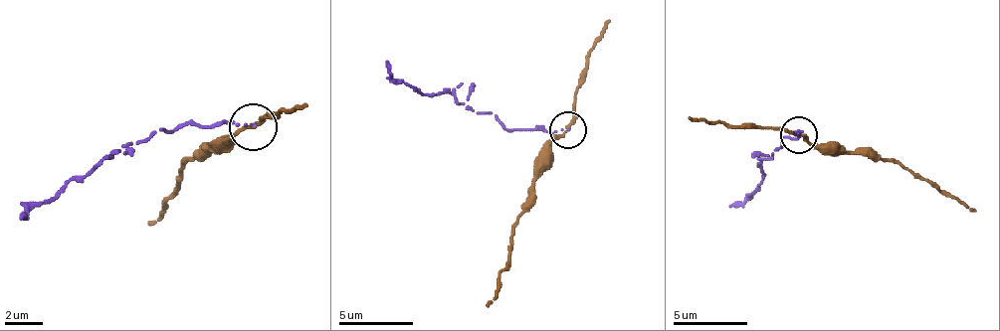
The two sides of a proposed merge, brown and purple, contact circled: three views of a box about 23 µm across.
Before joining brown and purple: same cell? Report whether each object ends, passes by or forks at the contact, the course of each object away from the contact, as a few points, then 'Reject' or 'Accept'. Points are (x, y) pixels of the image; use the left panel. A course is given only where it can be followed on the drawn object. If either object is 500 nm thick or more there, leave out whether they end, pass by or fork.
At the ring brown passes by. At the ring purple ends. Course of brown: (254, 128), (225, 137), (187, 156), (178, 185), (164, 199), (164, 213), (149, 223). Course of purple: (254, 123), (159, 128), (98, 161), (31, 204), (22, 218). Reject

